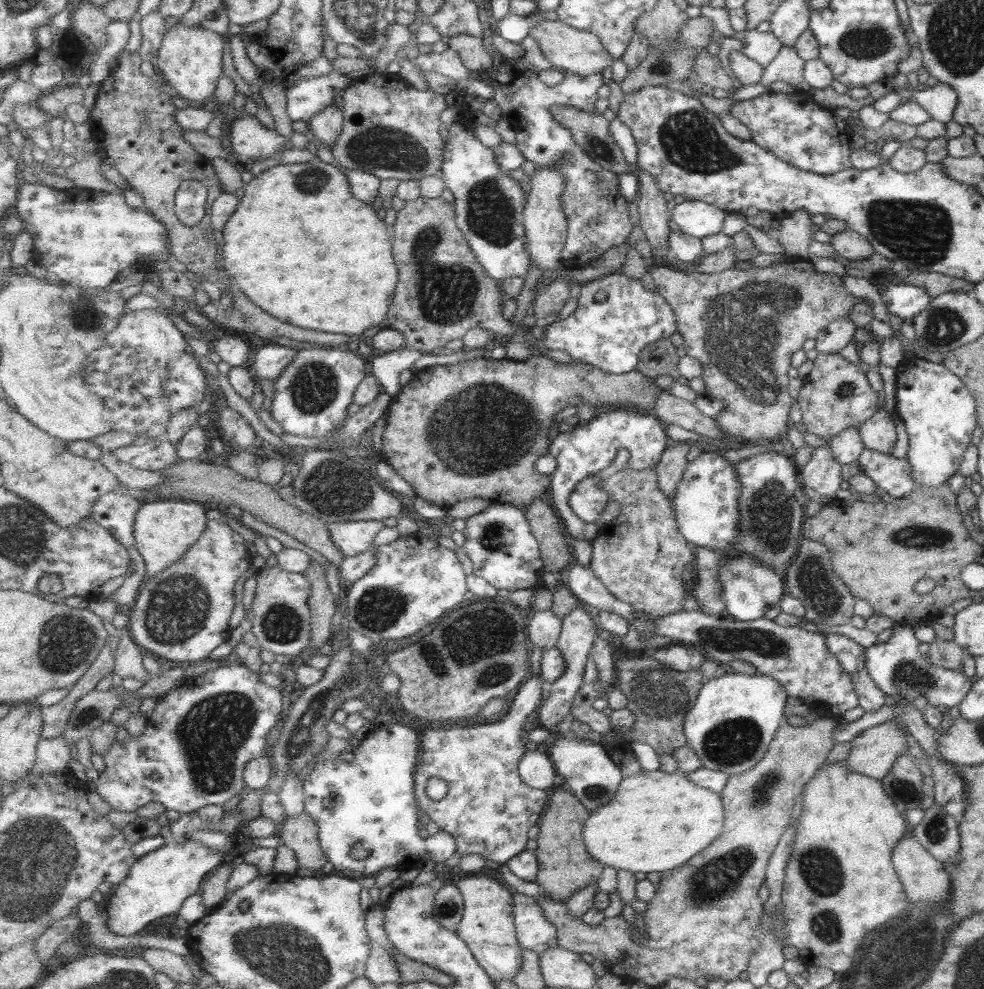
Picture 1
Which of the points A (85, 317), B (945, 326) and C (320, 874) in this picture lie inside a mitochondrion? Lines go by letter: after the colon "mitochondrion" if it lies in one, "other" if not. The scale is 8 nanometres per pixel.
A: mitochondrion
B: mitochondrion
C: other

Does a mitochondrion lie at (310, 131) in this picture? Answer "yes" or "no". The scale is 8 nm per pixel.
no

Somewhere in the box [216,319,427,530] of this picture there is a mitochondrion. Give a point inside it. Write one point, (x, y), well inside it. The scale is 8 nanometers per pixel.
(334, 487)

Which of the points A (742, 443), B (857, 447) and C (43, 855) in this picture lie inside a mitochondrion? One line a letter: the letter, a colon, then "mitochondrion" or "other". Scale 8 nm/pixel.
A: other
B: other
C: mitochondrion

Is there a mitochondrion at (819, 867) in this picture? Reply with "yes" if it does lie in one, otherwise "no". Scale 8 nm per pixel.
yes

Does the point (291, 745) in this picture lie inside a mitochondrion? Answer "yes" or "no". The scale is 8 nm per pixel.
no

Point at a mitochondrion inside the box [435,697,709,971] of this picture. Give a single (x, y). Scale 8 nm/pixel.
(597, 793)

